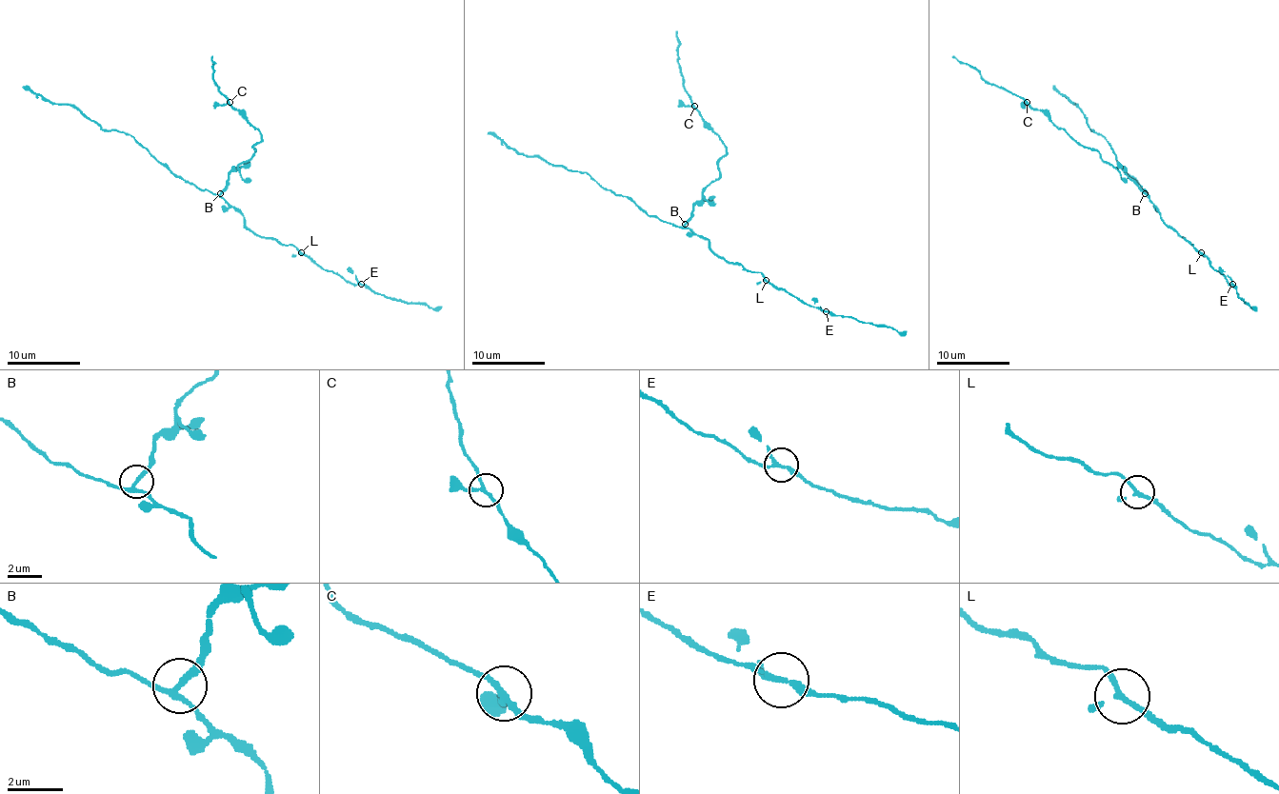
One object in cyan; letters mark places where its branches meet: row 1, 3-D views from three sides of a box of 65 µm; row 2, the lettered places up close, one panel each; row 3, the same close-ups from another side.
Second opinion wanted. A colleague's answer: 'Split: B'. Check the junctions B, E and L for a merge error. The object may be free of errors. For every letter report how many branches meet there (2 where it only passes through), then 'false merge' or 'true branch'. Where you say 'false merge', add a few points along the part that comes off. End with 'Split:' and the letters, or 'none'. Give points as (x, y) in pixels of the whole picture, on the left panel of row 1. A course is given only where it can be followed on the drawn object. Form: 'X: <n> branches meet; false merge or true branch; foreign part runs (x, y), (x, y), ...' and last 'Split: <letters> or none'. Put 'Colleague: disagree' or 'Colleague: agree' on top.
Colleague: agree
B: 3 branches meet; false merge; foreign part runs (220, 194), (228, 175), (255, 151), (260, 131), (220, 91), (214, 82), (212, 56)
E: 3 branches meet; true branch
L: 3 branches meet; true branch
Split: B

